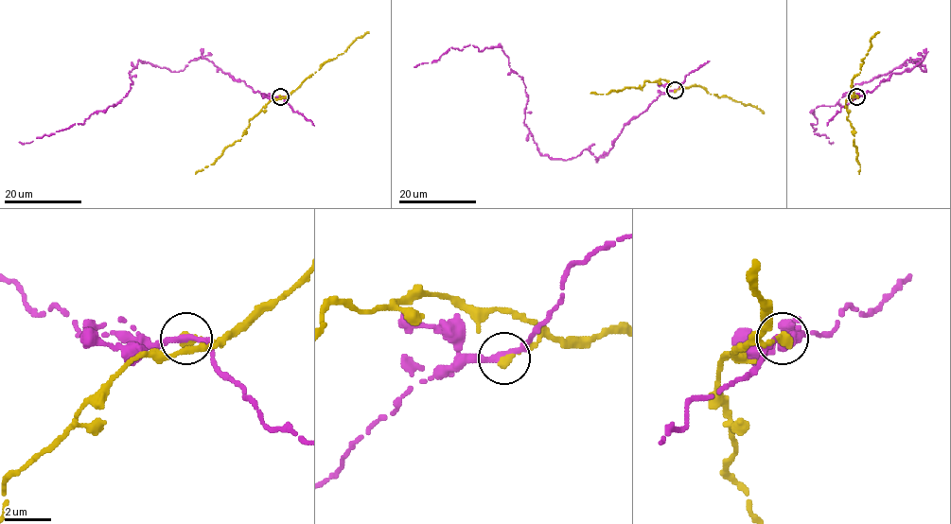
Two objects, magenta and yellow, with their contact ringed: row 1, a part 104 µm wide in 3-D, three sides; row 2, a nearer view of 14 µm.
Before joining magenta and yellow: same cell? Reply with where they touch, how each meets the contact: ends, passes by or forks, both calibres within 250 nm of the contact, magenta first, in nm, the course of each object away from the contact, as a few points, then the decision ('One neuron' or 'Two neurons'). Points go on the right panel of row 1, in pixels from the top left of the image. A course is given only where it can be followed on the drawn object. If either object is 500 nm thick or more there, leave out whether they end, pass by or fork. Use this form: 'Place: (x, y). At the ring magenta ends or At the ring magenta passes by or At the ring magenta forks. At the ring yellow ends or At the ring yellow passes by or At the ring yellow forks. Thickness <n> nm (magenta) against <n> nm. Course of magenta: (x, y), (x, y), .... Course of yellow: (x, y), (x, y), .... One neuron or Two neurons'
Place: (856, 96). At the ring magenta passes by. At the ring yellow ends. Thickness 280 nm (magenta) against 380 nm. Course of magenta: (856, 96), (923, 57), (915, 60), (925, 72), (906, 60), (813, 110), (813, 131), (833, 142). Course of yellow: (856, 96), (848, 99), (845, 107), (847, 119), (854, 129), (859, 174). Two neurons

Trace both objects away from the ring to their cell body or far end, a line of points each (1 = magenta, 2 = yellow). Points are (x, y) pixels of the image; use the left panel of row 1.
1: (280, 96), (255, 92), (208, 59), (173, 72), (138, 60), (115, 106), (19, 142)
2: (280, 96), (286, 97), (268, 102), (251, 119), (241, 139), (227, 146), (212, 165), (195, 174)

